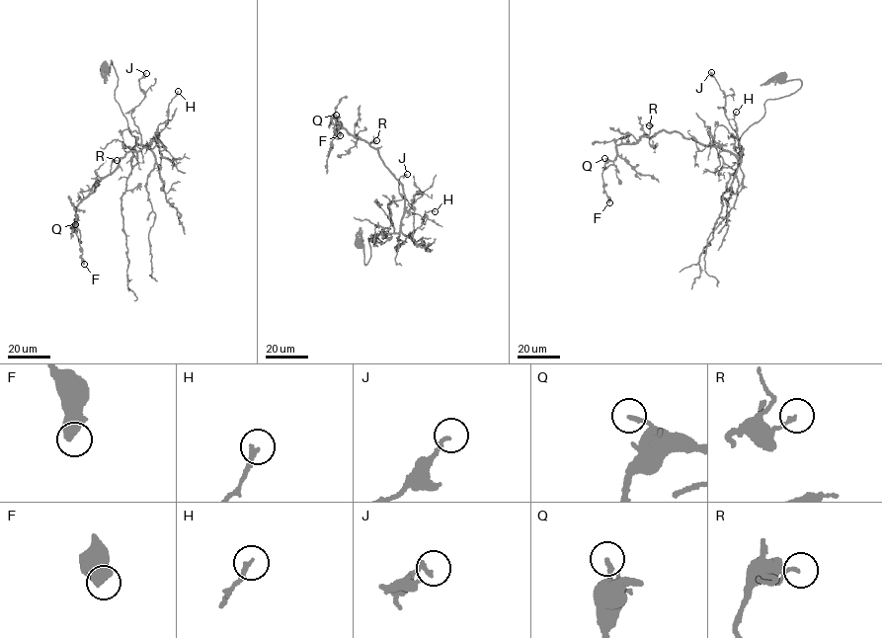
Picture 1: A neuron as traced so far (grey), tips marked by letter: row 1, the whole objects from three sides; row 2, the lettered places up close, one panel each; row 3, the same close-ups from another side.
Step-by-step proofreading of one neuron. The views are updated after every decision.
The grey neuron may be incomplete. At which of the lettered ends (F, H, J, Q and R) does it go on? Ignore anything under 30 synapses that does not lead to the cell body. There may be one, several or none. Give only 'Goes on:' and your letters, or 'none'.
Goes on: none

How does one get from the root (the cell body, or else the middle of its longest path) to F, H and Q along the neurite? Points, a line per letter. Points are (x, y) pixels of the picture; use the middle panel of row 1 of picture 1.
F: (359, 244), (364, 265), (368, 238), (399, 232), (404, 195), (378, 150), (335, 124), (339, 117), (340, 135)
H: (359, 244), (364, 265), (368, 238), (373, 241), (385, 227), (408, 235), (435, 211)
Q: (359, 244), (364, 265), (368, 238), (399, 232), (404, 195), (378, 150), (335, 124), (336, 115)

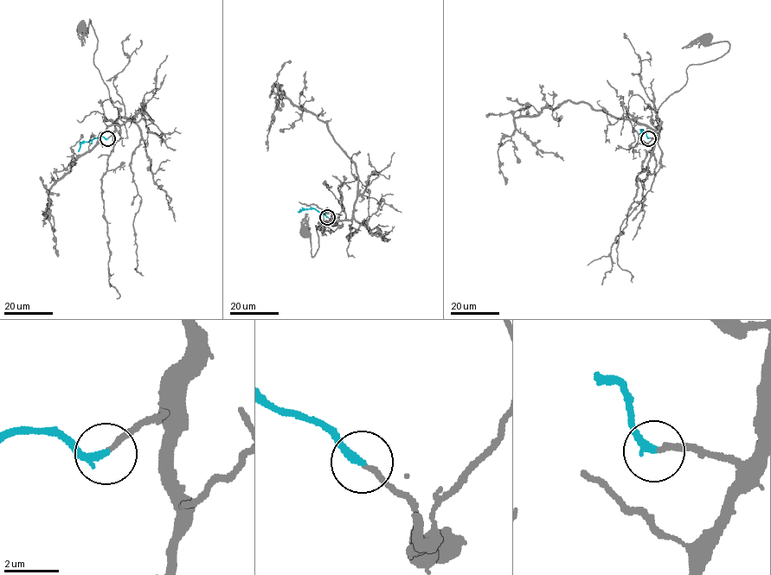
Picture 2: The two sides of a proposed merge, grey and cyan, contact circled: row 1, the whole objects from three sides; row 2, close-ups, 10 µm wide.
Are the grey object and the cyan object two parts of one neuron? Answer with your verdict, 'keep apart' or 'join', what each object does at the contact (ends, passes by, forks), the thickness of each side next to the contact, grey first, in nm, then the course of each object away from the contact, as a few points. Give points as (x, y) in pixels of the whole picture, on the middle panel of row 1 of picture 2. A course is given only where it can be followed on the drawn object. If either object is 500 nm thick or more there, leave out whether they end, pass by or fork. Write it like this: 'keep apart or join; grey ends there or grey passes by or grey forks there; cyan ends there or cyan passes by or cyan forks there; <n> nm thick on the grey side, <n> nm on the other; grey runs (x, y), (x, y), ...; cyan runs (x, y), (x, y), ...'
join; grey ends there; cyan ends there; 190 nm thick on the grey side, 300 nm on the other; grey runs (327, 217), (334, 225), (339, 214), (321, 230), (316, 225), (318, 247), (311, 257), (305, 233); cyan runs (327, 217), (314, 208), (298, 211)

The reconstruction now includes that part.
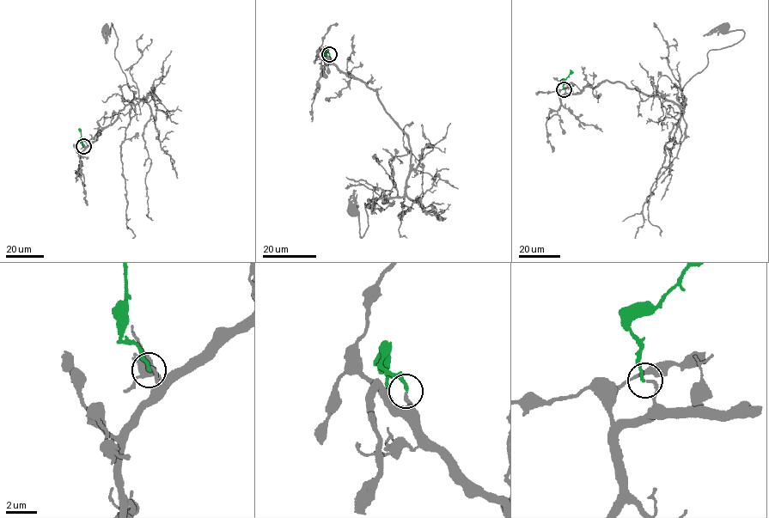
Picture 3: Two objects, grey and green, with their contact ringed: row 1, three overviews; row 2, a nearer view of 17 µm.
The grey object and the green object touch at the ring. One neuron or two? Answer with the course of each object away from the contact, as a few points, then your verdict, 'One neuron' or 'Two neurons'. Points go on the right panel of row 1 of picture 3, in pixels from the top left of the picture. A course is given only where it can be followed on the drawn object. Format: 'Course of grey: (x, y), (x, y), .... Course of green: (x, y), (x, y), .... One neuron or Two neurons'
Course of grey: (564, 89), (574, 94), (619, 81), (680, 105), (681, 89), (706, 66), (707, 53), (744, 36), (724, 27). Course of green: (564, 89), (562, 82), (570, 70). One neuron

